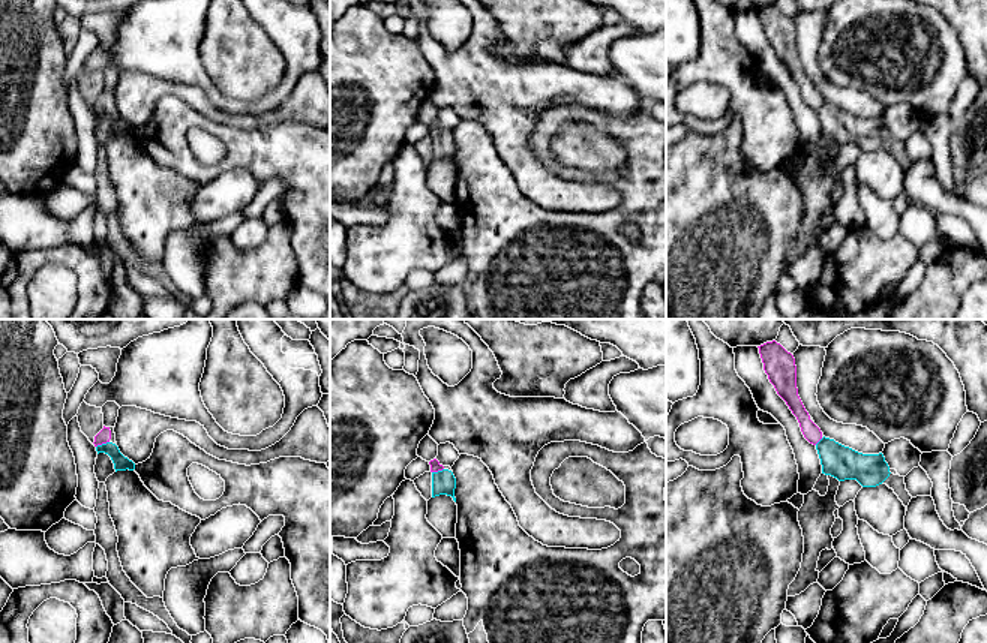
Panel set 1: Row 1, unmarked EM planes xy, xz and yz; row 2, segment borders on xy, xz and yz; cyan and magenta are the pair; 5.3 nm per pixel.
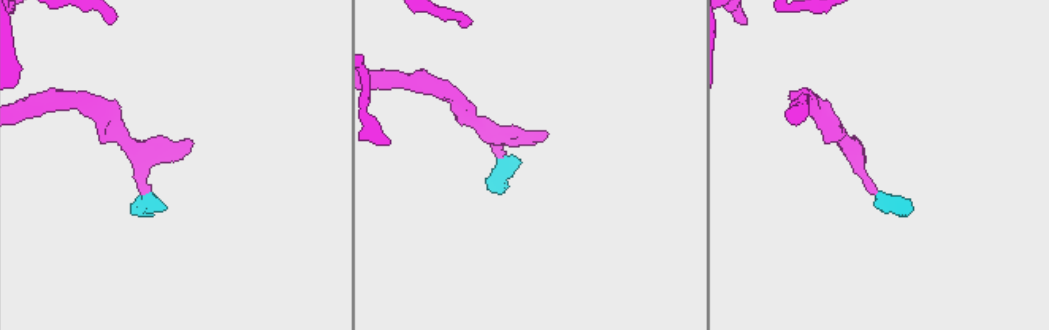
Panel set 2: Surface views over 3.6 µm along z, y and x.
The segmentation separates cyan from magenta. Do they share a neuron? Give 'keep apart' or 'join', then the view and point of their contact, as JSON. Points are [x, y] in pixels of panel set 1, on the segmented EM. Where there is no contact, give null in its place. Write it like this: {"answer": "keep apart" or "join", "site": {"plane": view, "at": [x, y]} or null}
{"answer": "join", "site": {"plane": "xy", "at": [102, 444]}}

